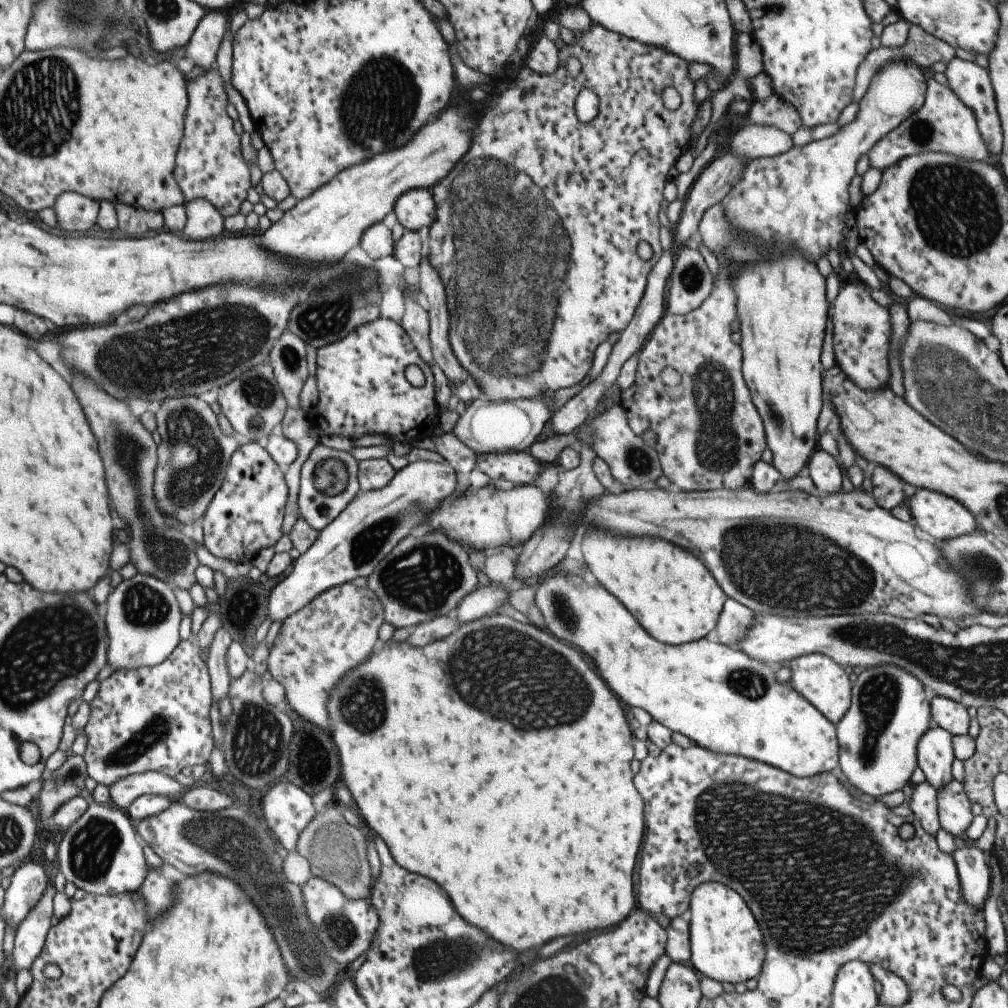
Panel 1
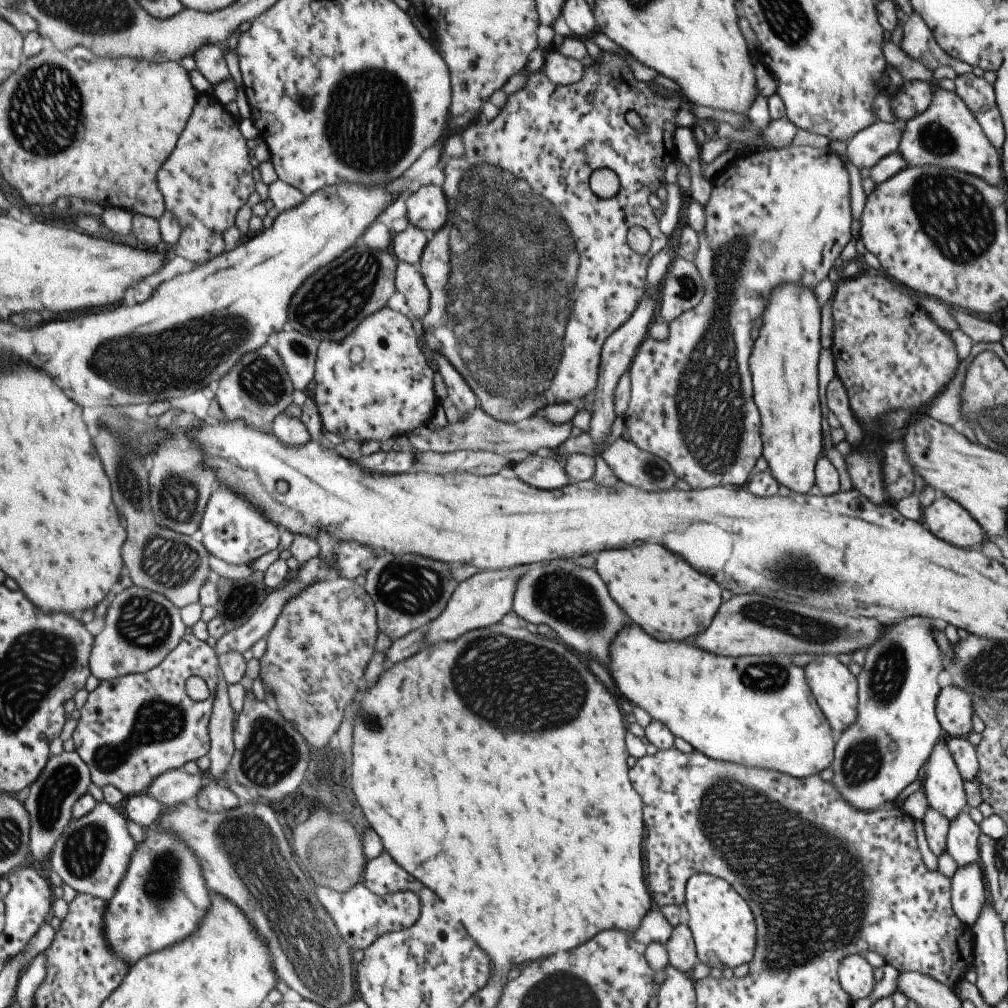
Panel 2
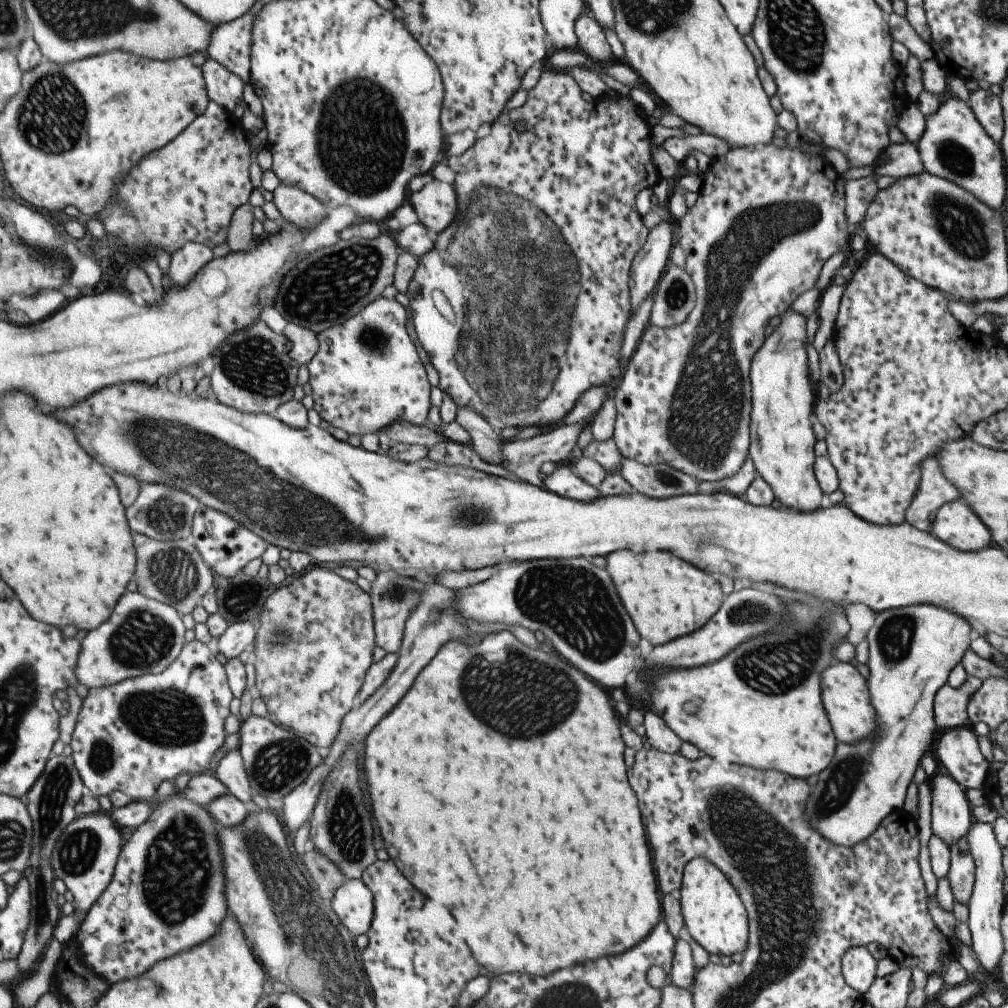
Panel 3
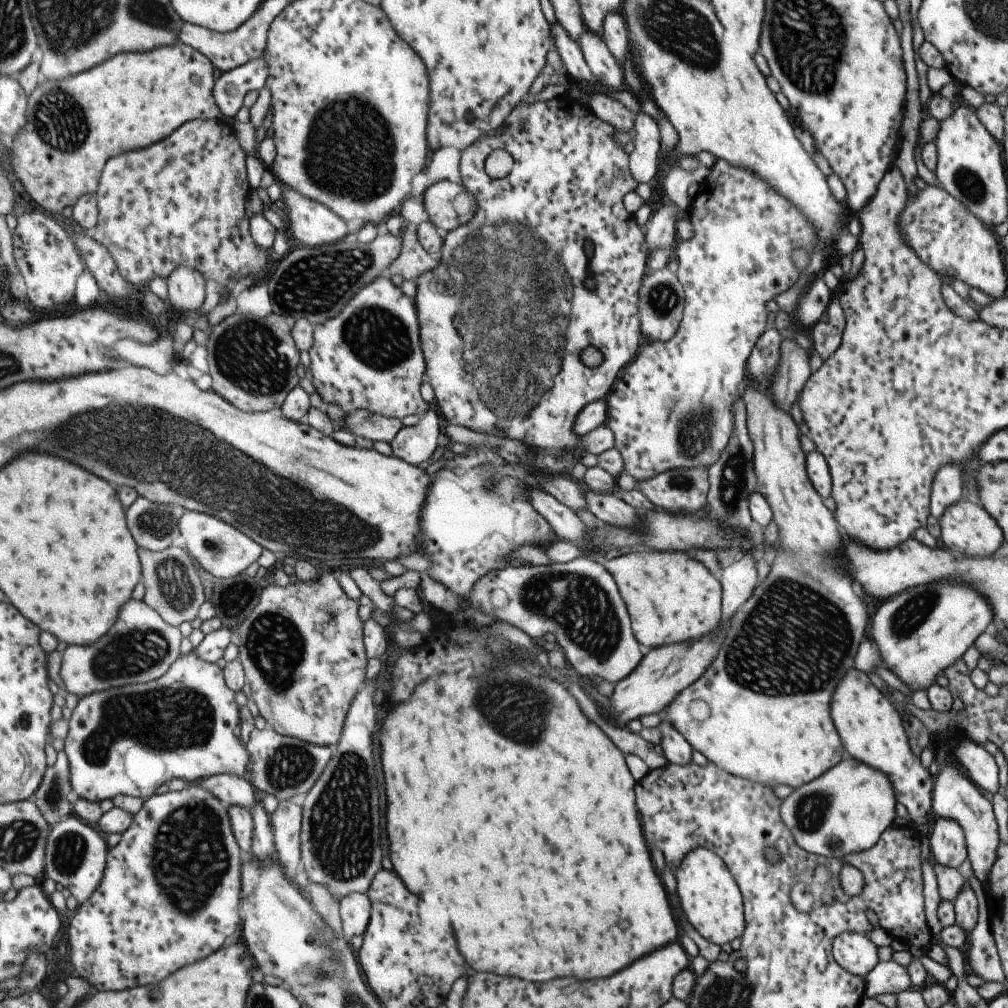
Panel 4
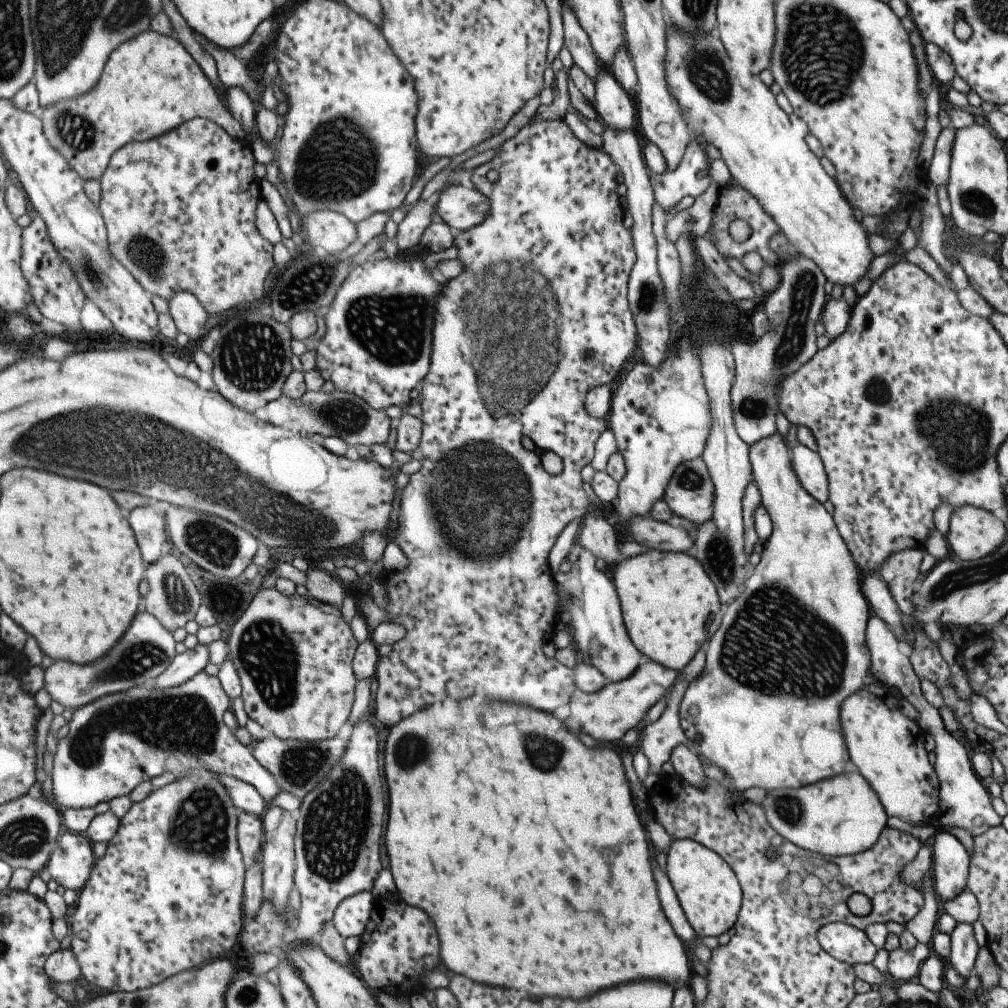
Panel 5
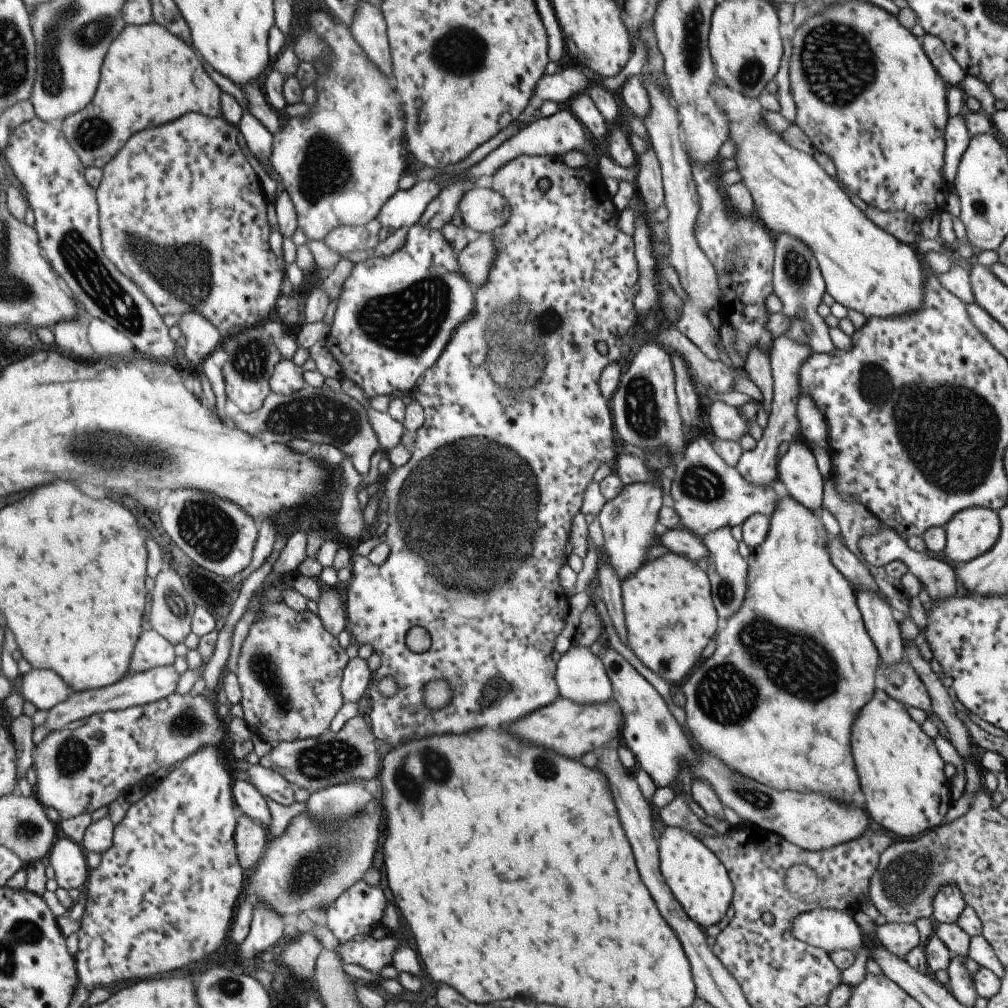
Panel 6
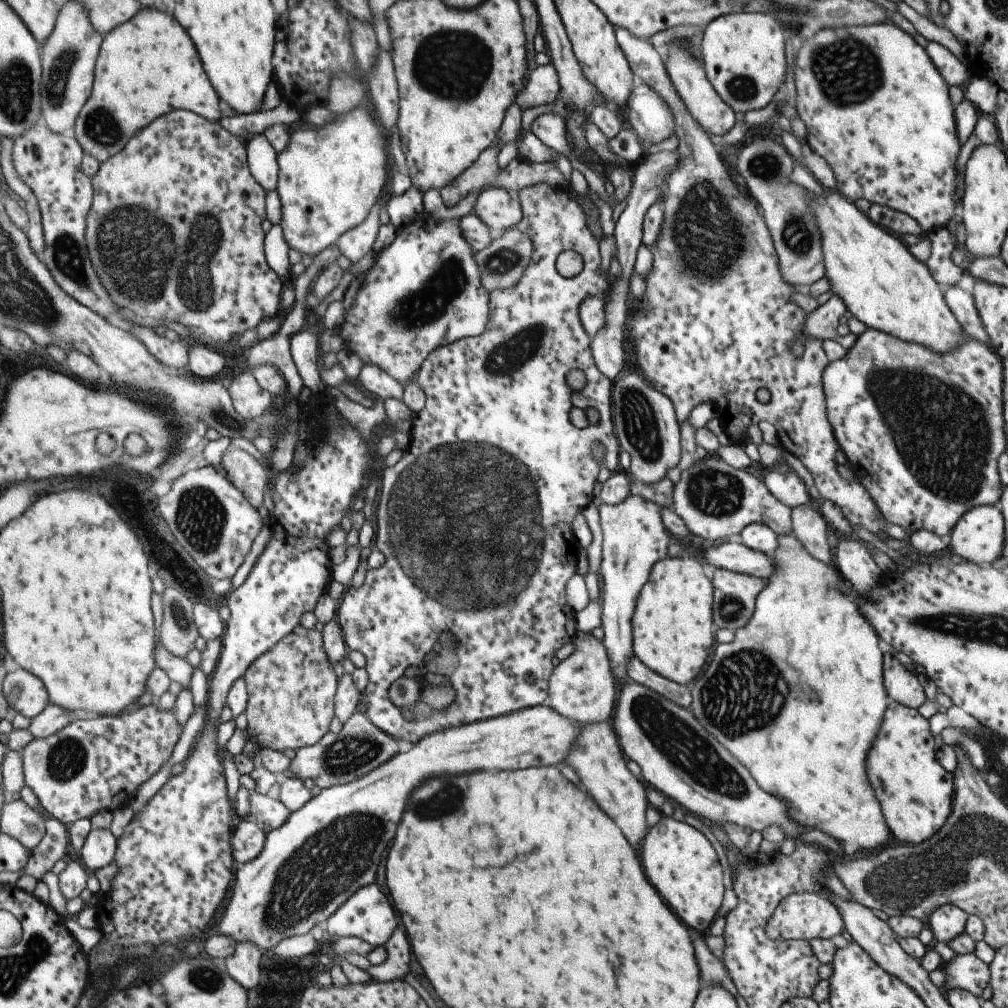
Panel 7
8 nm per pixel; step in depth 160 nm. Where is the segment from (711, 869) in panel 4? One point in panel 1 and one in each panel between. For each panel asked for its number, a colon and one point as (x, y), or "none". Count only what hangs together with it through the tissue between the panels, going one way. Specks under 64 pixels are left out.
1: (726, 945)
2: (722, 927)
3: (716, 920)

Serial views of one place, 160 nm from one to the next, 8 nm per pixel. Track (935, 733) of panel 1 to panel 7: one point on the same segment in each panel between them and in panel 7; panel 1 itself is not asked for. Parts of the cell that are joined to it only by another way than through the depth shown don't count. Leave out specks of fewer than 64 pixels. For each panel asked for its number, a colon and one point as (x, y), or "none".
2: (942, 784)
3: (950, 813)
4: (947, 846)
5: (949, 868)
6: (947, 903)
7: (946, 921)

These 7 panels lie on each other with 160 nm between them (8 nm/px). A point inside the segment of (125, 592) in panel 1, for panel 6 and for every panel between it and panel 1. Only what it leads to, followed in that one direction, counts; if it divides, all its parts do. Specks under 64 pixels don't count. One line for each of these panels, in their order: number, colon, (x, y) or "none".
2: (142, 627)
3: (142, 636)
4: (139, 647)
5: (145, 649)
6: (43, 688)

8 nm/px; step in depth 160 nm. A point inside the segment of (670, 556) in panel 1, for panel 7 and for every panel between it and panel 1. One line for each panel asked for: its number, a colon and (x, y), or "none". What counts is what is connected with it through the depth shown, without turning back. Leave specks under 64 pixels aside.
2: (660, 593)
3: (665, 598)
4: (670, 598)
5: (669, 605)
6: (669, 616)
7: (671, 624)

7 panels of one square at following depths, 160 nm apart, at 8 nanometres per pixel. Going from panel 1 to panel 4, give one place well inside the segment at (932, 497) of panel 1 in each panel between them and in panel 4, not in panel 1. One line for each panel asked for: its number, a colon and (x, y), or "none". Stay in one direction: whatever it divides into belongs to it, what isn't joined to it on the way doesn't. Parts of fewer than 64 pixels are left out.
2: (943, 517)
3: (955, 523)
4: (966, 528)

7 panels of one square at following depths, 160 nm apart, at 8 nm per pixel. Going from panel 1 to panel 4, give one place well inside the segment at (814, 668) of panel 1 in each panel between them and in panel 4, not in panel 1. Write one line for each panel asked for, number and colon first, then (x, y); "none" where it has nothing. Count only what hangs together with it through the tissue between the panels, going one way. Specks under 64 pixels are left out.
2: (834, 689)
3: (844, 696)
4: (869, 728)

